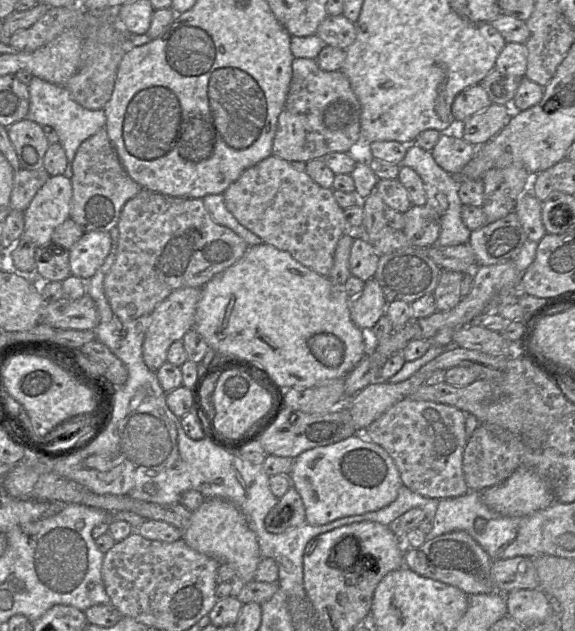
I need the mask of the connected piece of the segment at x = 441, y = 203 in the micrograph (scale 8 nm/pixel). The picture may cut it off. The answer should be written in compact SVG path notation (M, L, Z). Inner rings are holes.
M416 144L407 149L401 166L412 168L420 176L427 196L425 205L433 208L440 216L441 231L434 245L446 247L467 244L471 231L464 224L461 216L462 203L458 195L460 179L443 170L434 160L431 151L424 150Z

